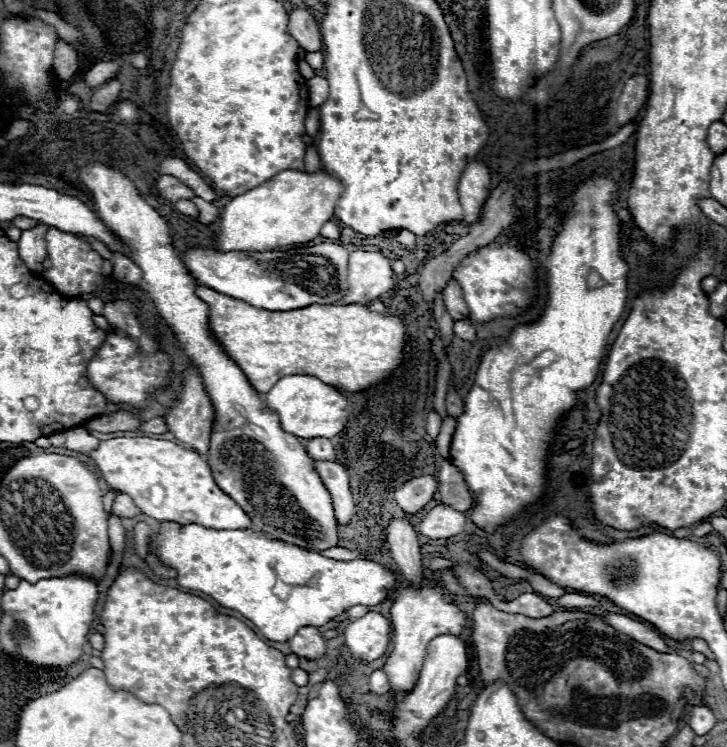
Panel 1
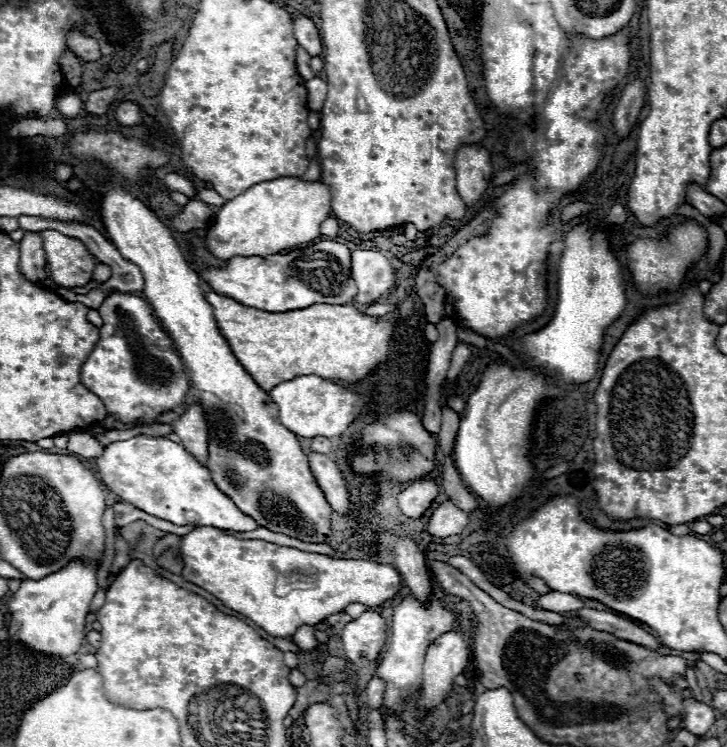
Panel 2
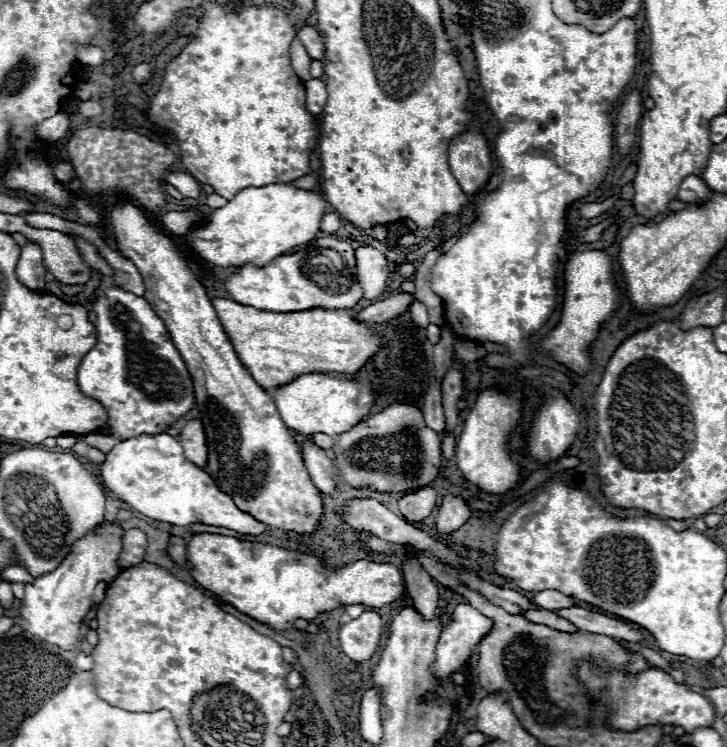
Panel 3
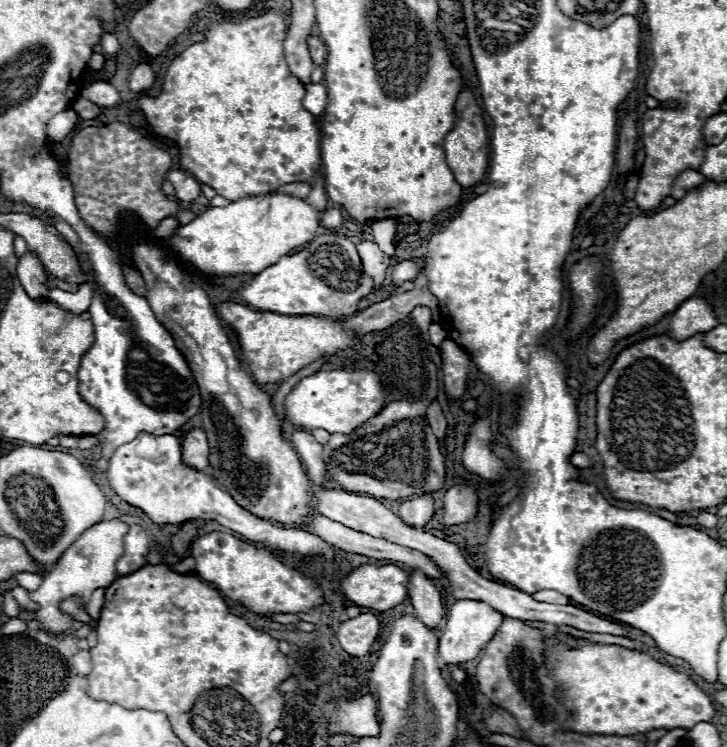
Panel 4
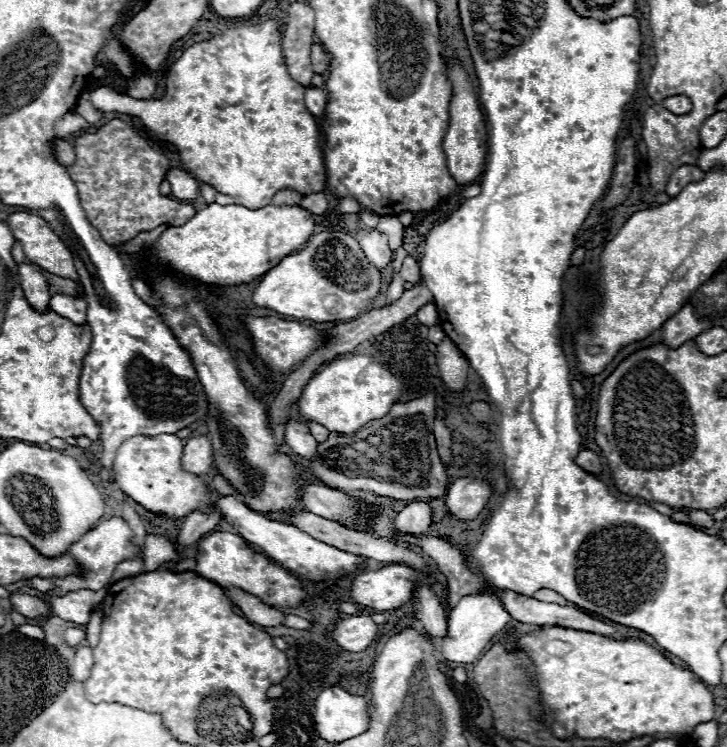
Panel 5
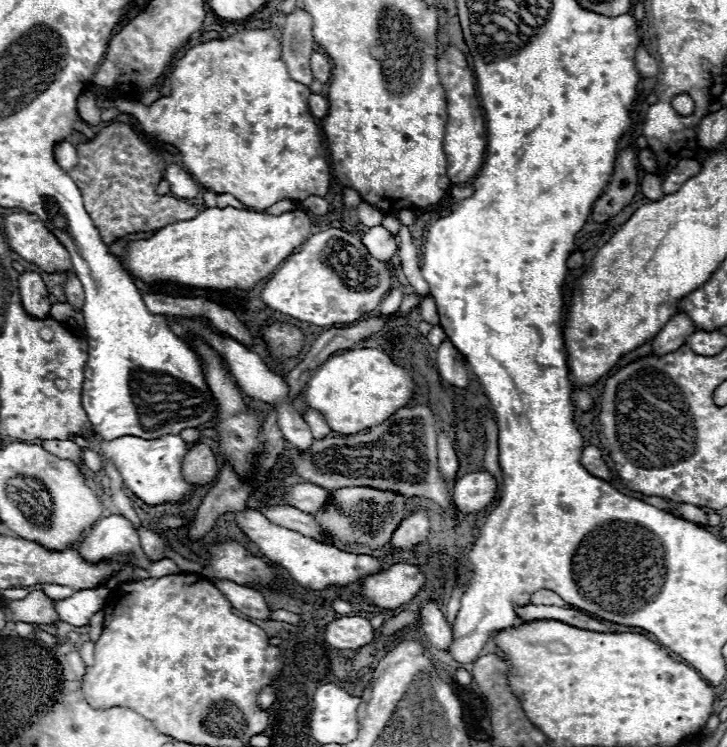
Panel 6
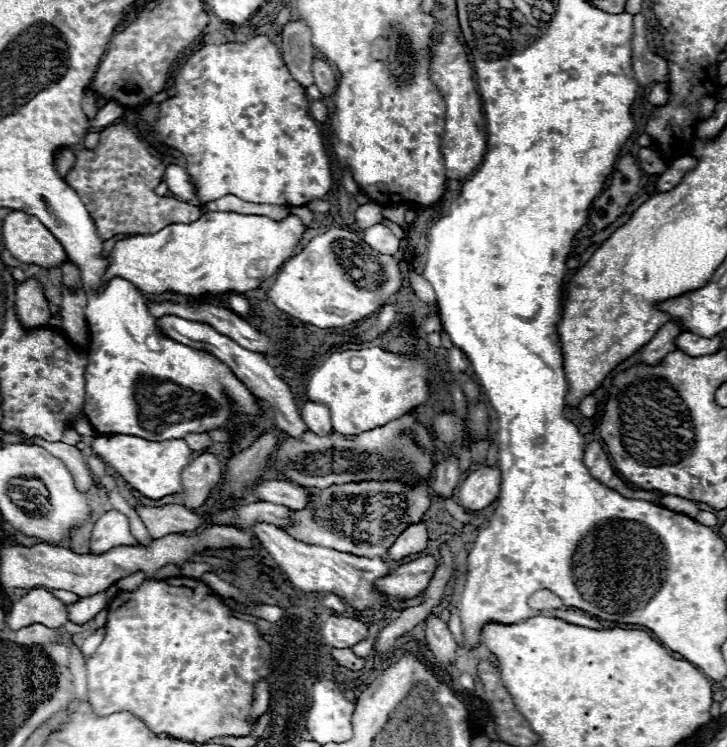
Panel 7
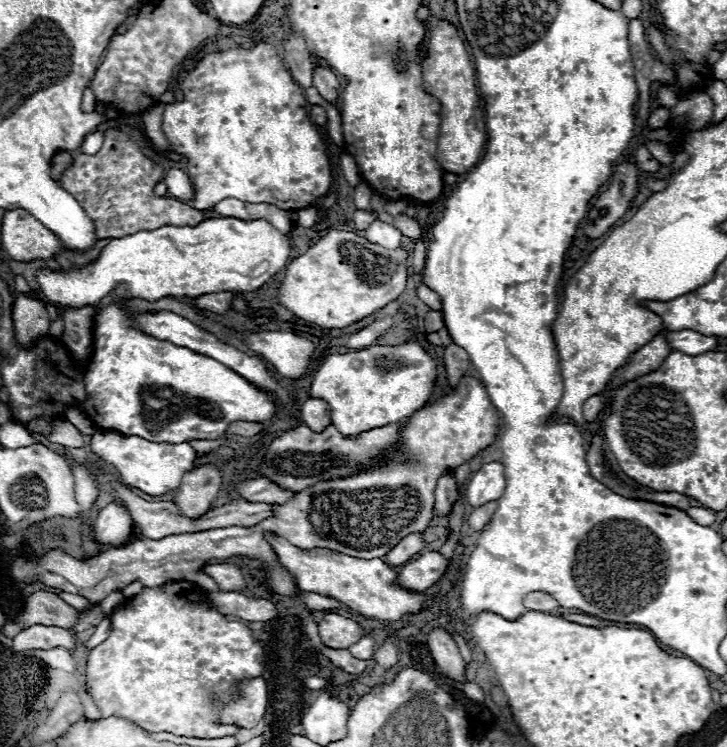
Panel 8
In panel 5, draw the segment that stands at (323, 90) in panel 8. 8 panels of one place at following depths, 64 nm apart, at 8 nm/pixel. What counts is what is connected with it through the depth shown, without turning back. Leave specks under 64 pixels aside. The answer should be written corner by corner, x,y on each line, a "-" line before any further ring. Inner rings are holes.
318,42
312,44
310,58
312,58
312,68
314,68
314,72
324,74
324,72
328,70
328,54
324,52
324,48
322,48

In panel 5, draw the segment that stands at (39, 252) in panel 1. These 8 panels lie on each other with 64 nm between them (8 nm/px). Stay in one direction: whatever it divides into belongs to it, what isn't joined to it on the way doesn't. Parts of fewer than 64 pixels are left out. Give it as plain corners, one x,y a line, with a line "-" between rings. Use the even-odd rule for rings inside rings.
24,262
18,266
18,276
20,276
20,286
30,306
36,310
46,310
50,302
50,290
42,274
42,268
34,262

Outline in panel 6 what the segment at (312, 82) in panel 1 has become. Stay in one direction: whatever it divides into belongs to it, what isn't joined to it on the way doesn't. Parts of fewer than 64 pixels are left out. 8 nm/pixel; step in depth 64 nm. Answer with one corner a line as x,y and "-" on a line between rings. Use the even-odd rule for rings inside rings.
310,94
308,108
316,118
324,118
328,114
328,100
322,94

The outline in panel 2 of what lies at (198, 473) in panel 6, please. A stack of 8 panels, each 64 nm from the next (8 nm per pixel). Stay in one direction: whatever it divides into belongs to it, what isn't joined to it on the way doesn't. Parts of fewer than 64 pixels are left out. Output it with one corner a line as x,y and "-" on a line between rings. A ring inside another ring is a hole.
200,402
188,404
184,414
172,422
172,430
180,438
180,444
204,464
208,458
208,426

